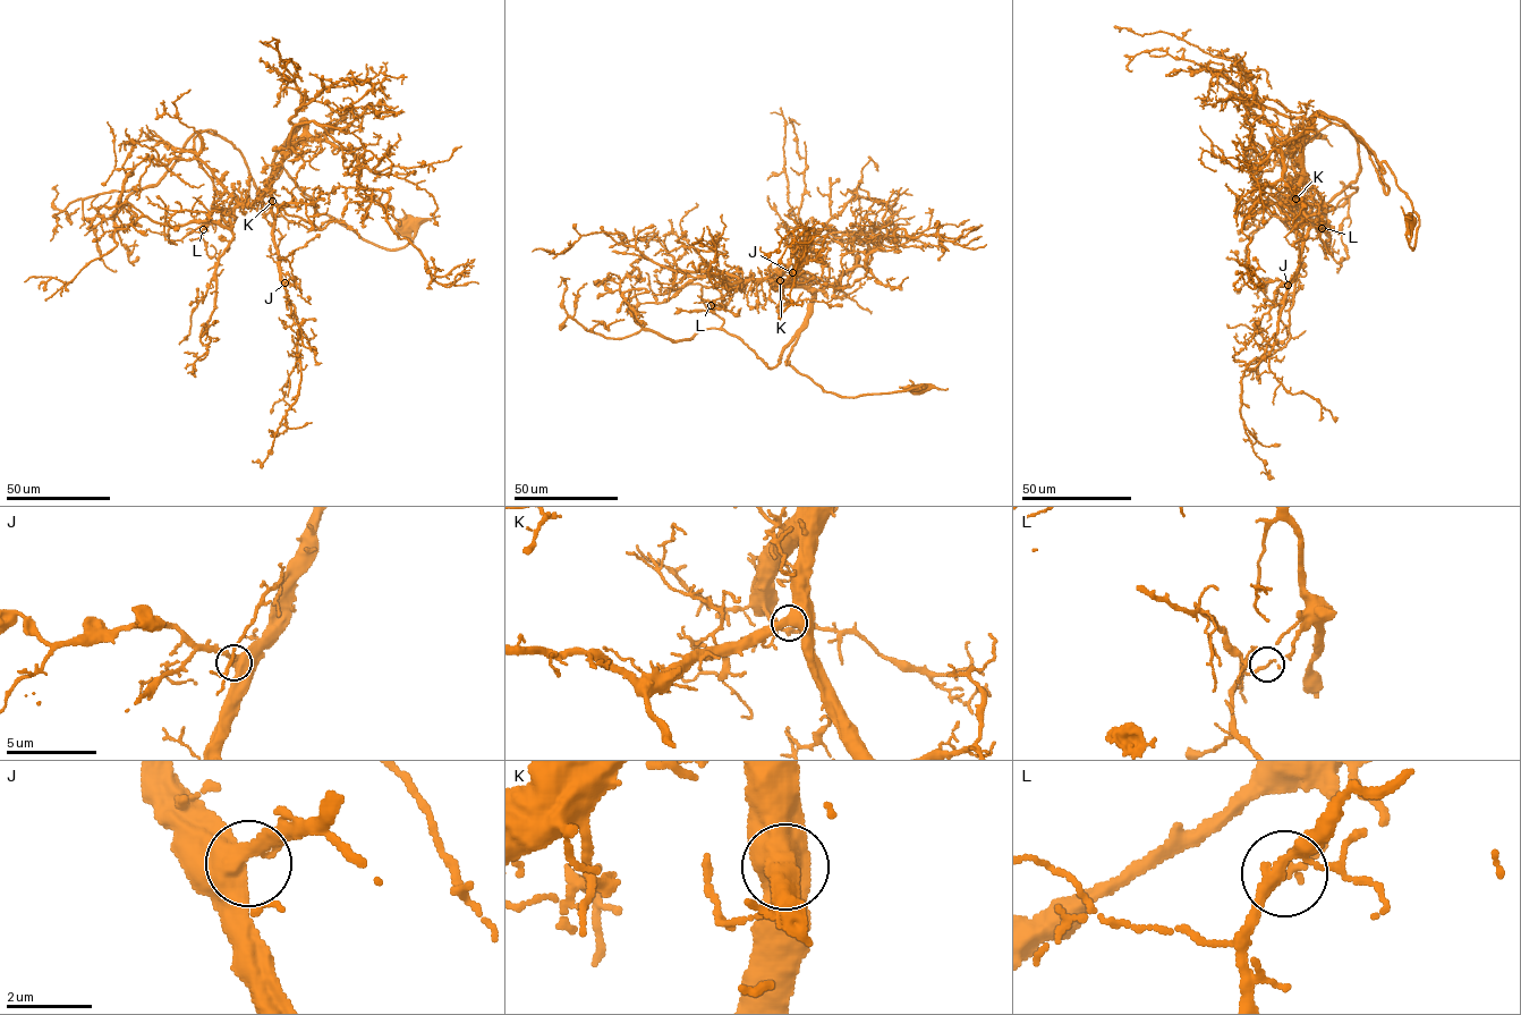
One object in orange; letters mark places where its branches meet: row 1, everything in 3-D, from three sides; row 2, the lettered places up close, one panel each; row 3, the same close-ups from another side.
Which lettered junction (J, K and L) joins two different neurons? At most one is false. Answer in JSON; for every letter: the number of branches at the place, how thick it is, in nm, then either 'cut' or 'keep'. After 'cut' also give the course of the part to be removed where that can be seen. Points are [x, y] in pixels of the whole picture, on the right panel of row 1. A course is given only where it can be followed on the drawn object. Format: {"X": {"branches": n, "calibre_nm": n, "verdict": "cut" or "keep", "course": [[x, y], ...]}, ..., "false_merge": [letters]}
{"J": {"branches": 2, "calibre_nm": 480, "verdict": "keep"}, "K": {"branches": 2, "calibre_nm": 600, "verdict": "keep"}, "L": {"branches": 2, "calibre_nm": 140, "verdict": "cut", "course": [[1322, 228], [1318, 236], [1326, 256], [1319, 245]]}, "false_merge": ["L"]}

